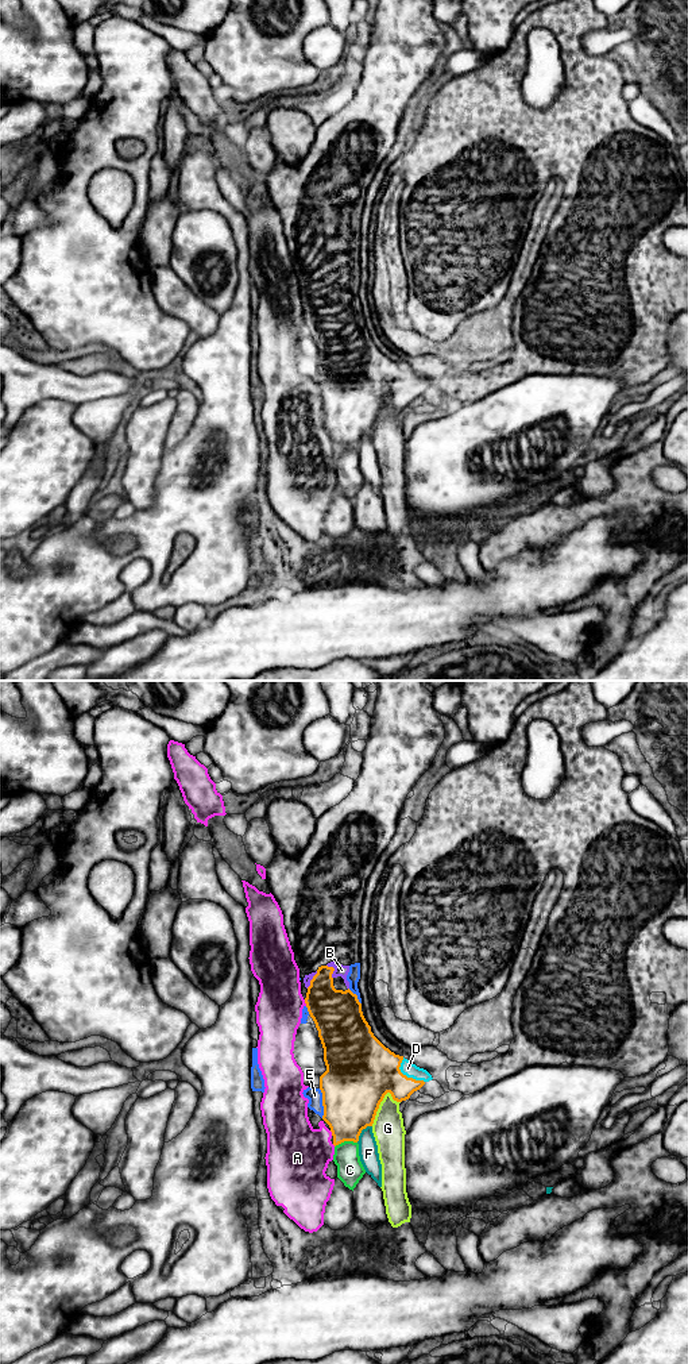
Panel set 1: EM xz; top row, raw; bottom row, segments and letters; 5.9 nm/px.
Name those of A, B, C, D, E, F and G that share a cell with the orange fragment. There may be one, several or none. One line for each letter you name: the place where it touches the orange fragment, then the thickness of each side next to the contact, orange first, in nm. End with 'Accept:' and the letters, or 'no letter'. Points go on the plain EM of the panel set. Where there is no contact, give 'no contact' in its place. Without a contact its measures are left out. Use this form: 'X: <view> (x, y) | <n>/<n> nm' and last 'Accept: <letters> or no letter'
B: xz (333, 278) | 280/70 nm
D: xz (405, 384) | 380/90 nm
E: xz (323, 412) | 380/90 nm
Accept: B, D, E

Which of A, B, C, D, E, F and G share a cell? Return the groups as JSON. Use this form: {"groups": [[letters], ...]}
{"groups": [["A", "C", "G"], ["B", "D", "E"], ["F"]]}

